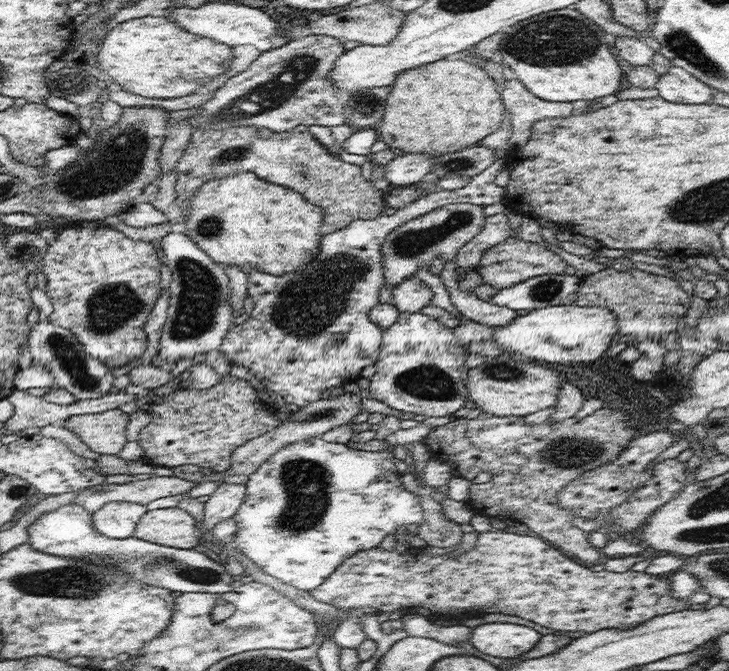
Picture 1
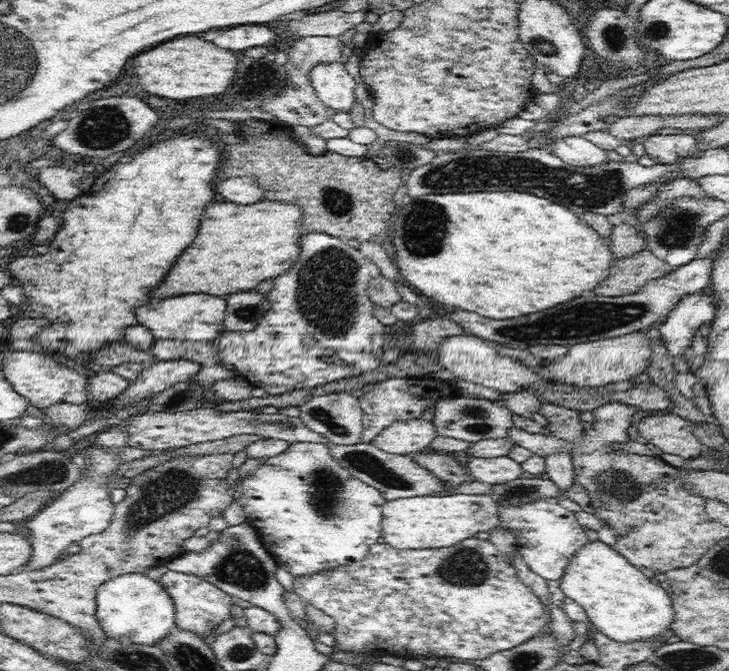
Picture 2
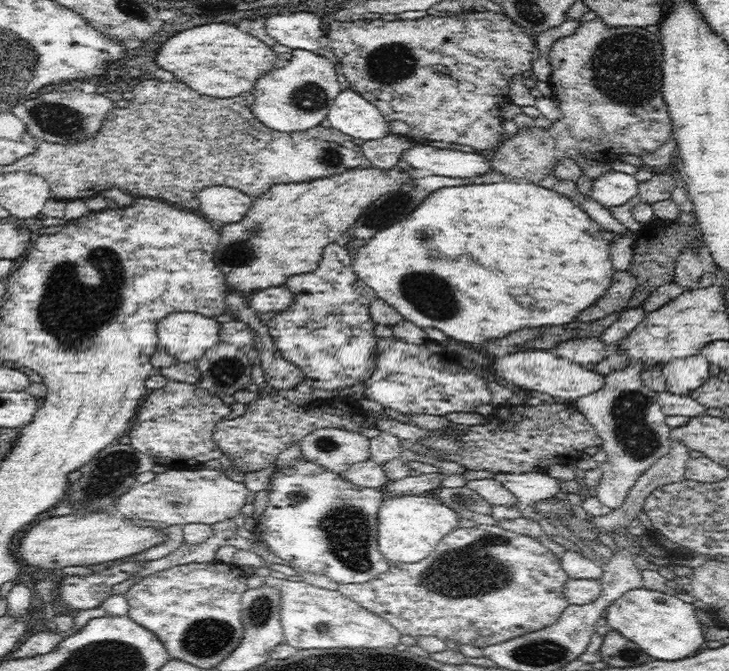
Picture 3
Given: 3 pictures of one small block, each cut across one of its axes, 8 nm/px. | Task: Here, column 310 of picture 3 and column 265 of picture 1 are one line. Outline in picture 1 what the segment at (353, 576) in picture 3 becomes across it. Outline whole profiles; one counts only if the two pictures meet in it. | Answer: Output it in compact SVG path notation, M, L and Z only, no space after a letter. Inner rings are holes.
M424 421L418 423L415 428L408 428L408 430L402 430L400 428L400 430L390 434L390 436L386 438L385 441L389 448L382 451L354 450L354 448L349 448L346 444L328 443L326 440L323 440L322 437L300 441L282 448L282 451L278 451L268 458L268 460L266 460L256 472L253 472L245 482L247 489L244 502L242 502L242 505L238 508L238 512L236 512L236 515L233 517L237 524L237 533L232 543L252 560L254 564L257 564L264 572L270 574L270 576L275 576L283 583L295 586L300 590L313 591L342 564L344 559L356 554L358 551L365 551L380 546L386 536L394 536L398 530L396 528L402 526L402 524L404 526L408 524L418 524L419 526L422 524L424 512L422 510L421 500L417 499L418 497L414 495L414 493L410 493L402 485L402 481L400 480L402 474L396 470L392 451L396 446L409 447L410 444L414 442L423 441L431 430L432 427L424 424Z

